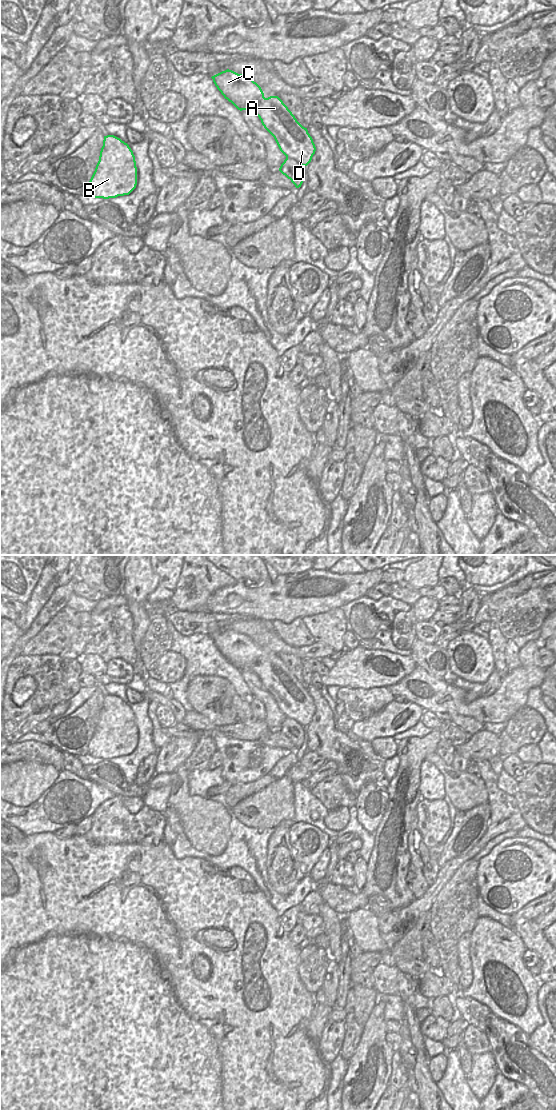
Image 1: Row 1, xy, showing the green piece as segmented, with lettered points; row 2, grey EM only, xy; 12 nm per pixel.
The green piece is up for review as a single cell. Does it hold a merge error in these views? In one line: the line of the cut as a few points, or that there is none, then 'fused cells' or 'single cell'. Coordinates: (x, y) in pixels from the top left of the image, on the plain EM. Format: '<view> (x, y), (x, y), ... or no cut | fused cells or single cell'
no cut | single cell

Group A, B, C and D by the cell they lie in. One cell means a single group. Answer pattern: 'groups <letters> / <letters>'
groups A B C D

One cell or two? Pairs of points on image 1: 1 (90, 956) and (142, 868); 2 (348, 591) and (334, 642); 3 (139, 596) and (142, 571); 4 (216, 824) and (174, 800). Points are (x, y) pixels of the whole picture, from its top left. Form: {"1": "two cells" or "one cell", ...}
{"1": "one cell", "2": "two cells", "3": "one cell", "4": "one cell"}

